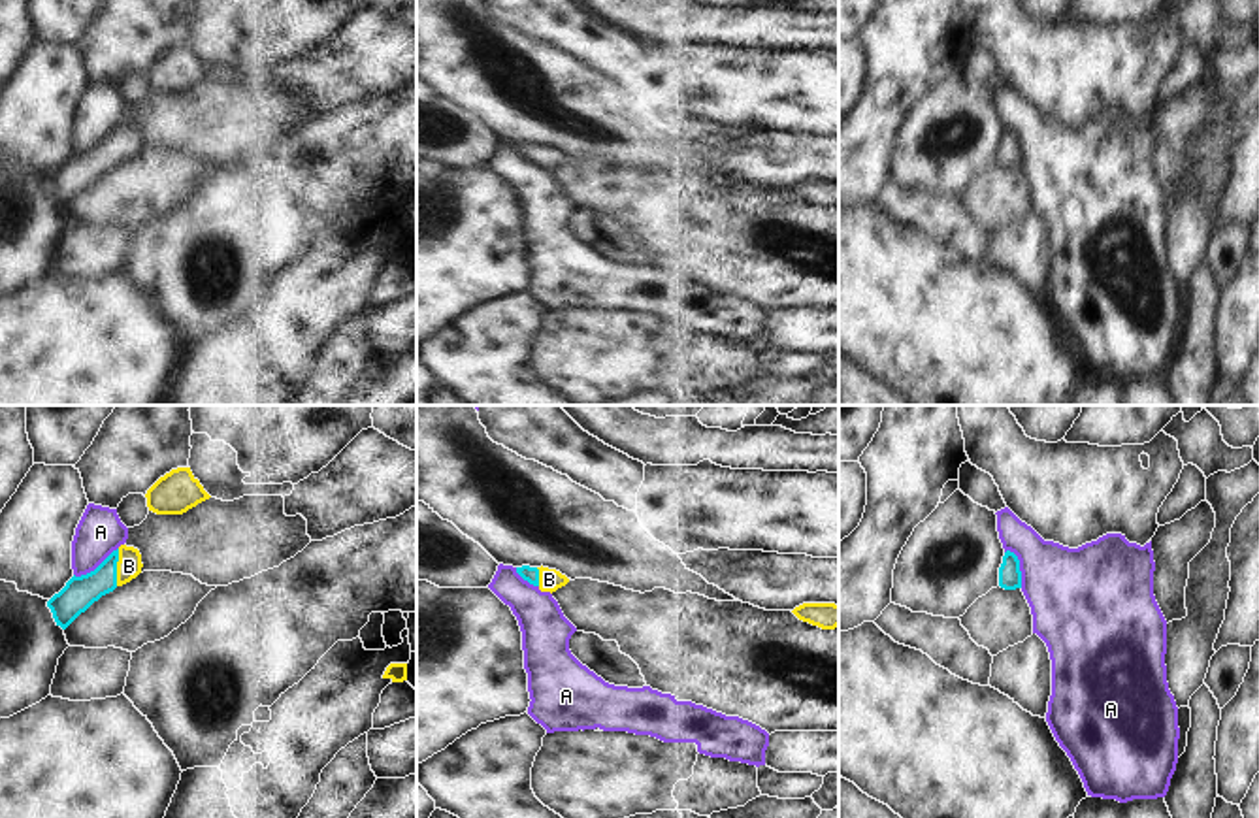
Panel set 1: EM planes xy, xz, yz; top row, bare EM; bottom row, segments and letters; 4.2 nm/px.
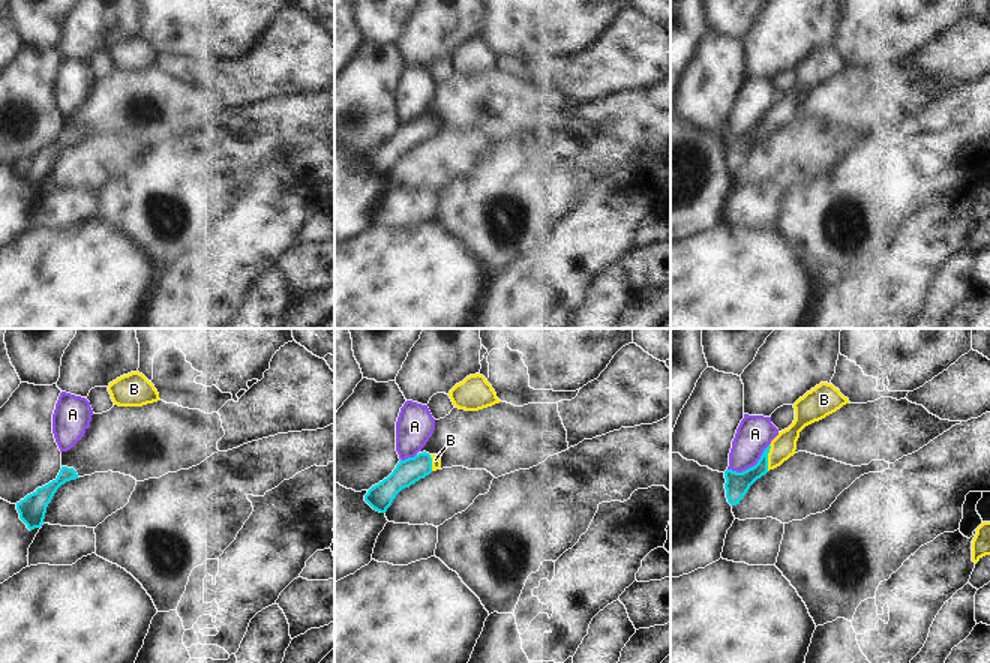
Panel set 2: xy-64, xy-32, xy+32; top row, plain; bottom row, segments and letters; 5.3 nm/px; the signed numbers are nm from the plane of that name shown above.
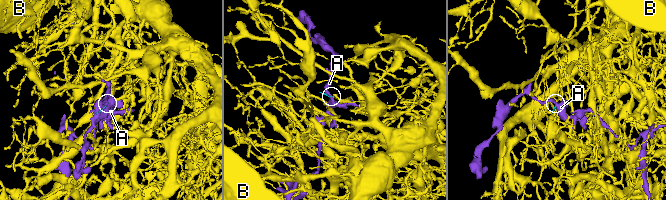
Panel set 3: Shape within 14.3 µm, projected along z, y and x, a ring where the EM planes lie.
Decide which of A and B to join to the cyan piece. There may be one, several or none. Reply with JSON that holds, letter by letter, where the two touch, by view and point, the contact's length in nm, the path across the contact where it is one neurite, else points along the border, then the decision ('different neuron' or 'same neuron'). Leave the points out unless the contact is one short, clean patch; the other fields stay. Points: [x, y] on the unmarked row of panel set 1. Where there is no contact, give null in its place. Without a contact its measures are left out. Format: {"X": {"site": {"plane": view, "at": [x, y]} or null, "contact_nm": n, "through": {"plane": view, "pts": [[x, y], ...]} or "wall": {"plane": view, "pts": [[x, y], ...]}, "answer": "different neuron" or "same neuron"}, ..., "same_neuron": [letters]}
{"A": {"site": {"plane": "xy", "at": [97, 146]}, "contact_nm": 220, "answer": "different neuron"}, "B": {"site": {"plane": "xy", "at": [115, 146]}, "contact_nm": 160, "answer": "same neuron"}, "same_neuron": ["B"]}

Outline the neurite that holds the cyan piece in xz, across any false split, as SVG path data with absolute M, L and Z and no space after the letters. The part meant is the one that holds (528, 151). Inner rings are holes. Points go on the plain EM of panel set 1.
M522 143L516 145L516 151L530 162L537 164L541 170L550 170L550 172L569 160L569 156L560 149L543 143L541 145Z

